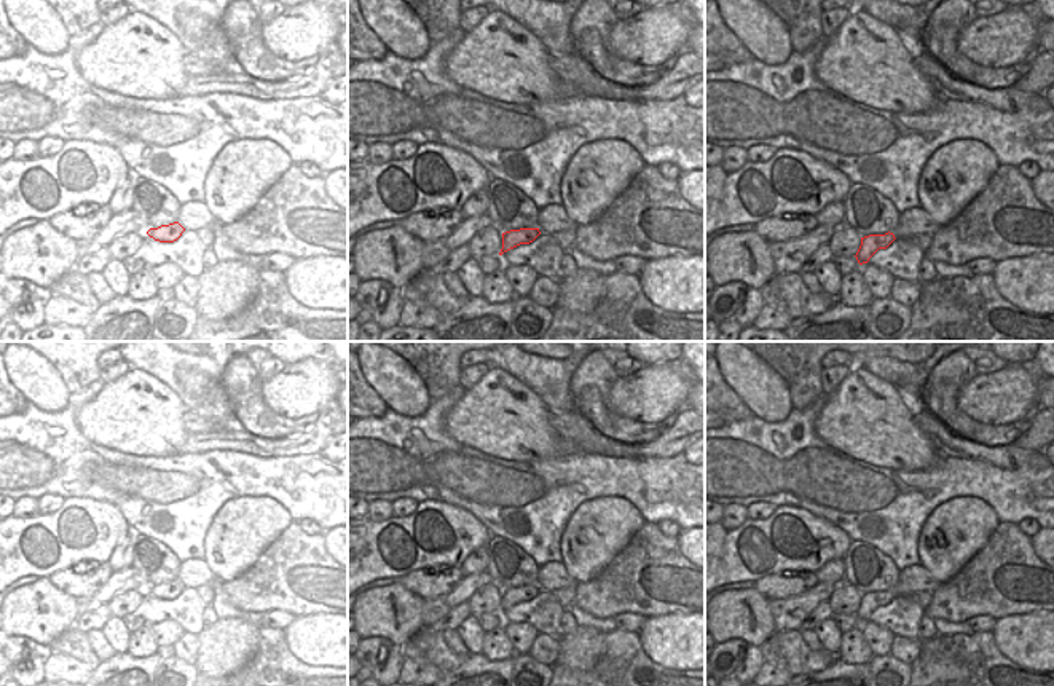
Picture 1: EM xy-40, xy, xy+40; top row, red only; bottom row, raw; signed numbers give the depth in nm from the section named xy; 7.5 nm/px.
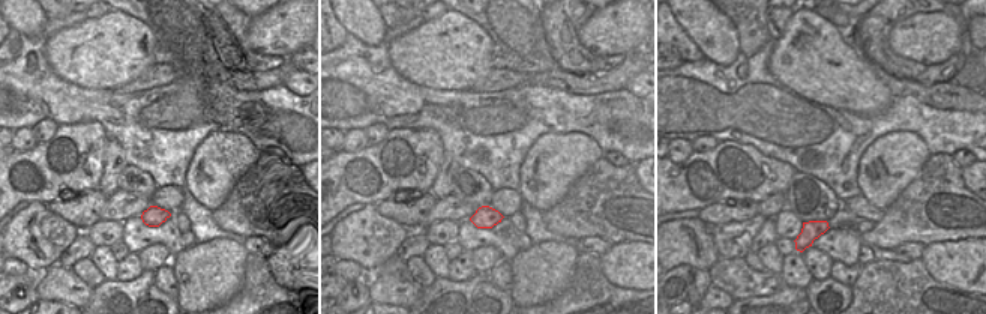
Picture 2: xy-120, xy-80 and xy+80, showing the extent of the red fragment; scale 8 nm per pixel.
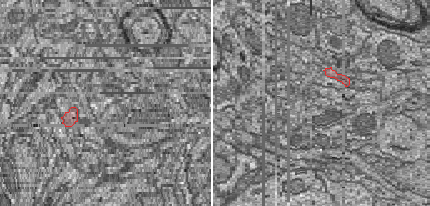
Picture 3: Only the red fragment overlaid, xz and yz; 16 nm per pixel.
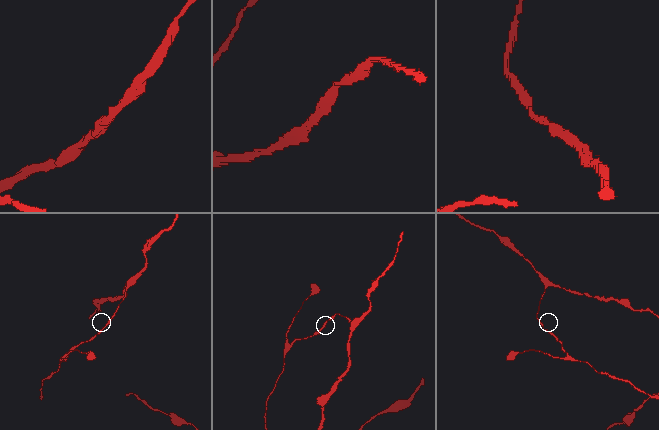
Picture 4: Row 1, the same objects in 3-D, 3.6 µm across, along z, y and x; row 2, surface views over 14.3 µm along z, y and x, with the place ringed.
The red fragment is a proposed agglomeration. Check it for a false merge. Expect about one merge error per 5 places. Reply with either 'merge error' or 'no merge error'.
no merge error

